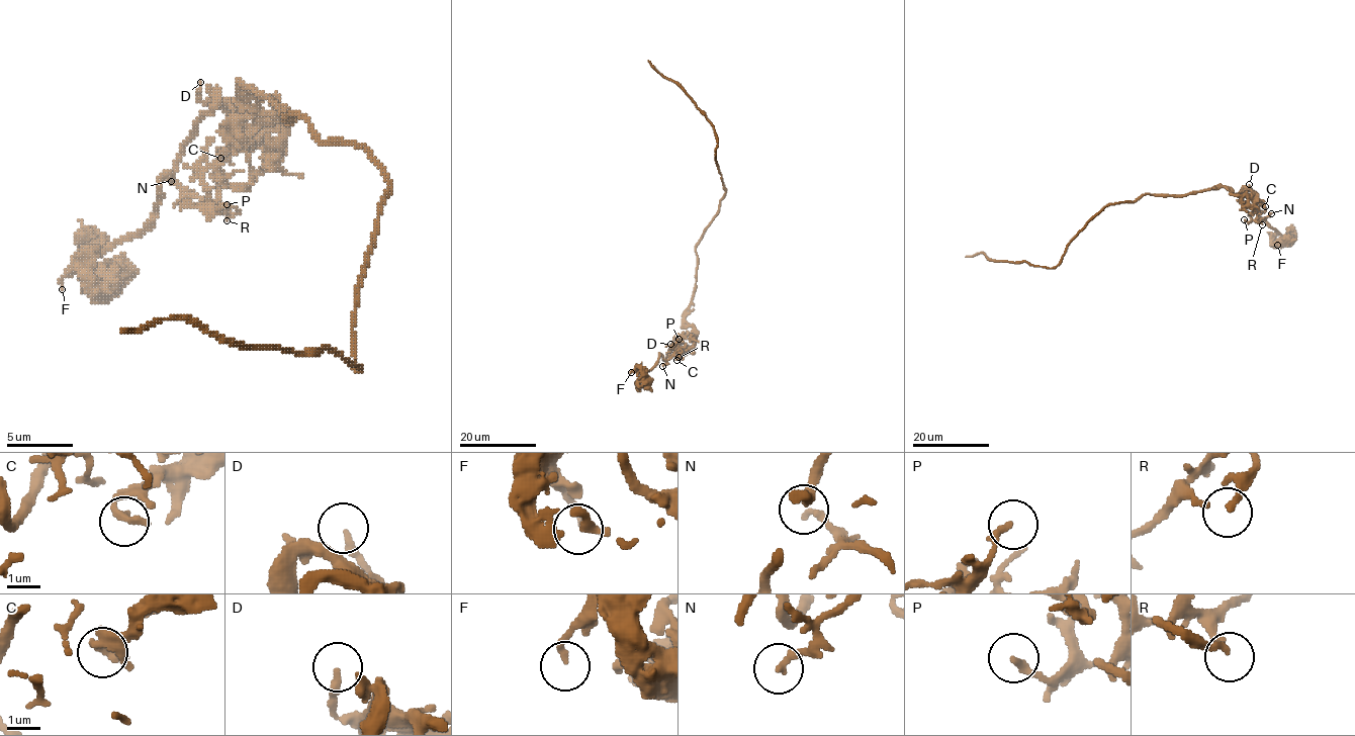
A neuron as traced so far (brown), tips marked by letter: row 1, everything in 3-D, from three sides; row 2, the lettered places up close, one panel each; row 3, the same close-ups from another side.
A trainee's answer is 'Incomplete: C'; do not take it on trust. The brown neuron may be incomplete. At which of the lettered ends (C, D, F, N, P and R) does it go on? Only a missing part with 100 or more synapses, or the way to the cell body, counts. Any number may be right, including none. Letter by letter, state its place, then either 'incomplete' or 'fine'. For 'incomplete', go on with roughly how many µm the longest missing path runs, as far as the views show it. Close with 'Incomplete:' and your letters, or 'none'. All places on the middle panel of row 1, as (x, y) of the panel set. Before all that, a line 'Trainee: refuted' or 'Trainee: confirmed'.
Trainee: refuted
C: place (676, 360); fine
D: place (670, 344); fine
F: place (631, 372); fine
N: place (662, 366); fine
P: place (679, 339); fine
R: place (679, 357); fine
Incomplete: none

